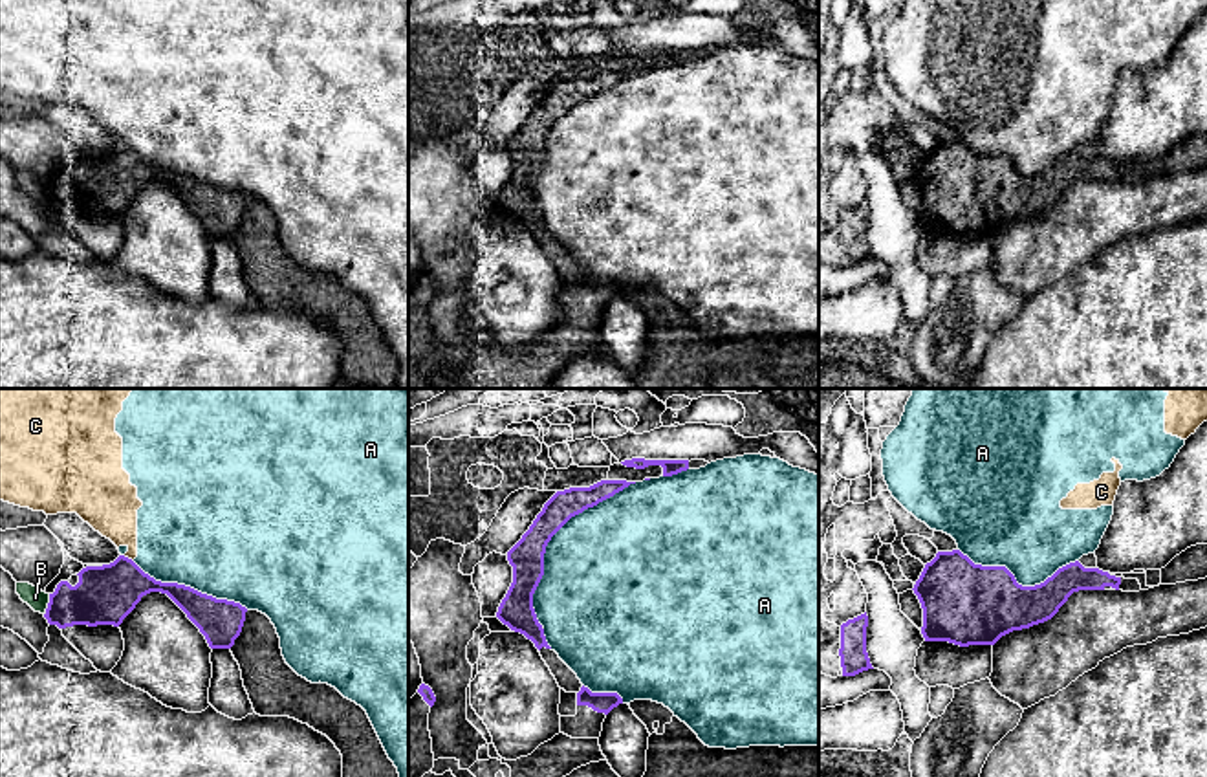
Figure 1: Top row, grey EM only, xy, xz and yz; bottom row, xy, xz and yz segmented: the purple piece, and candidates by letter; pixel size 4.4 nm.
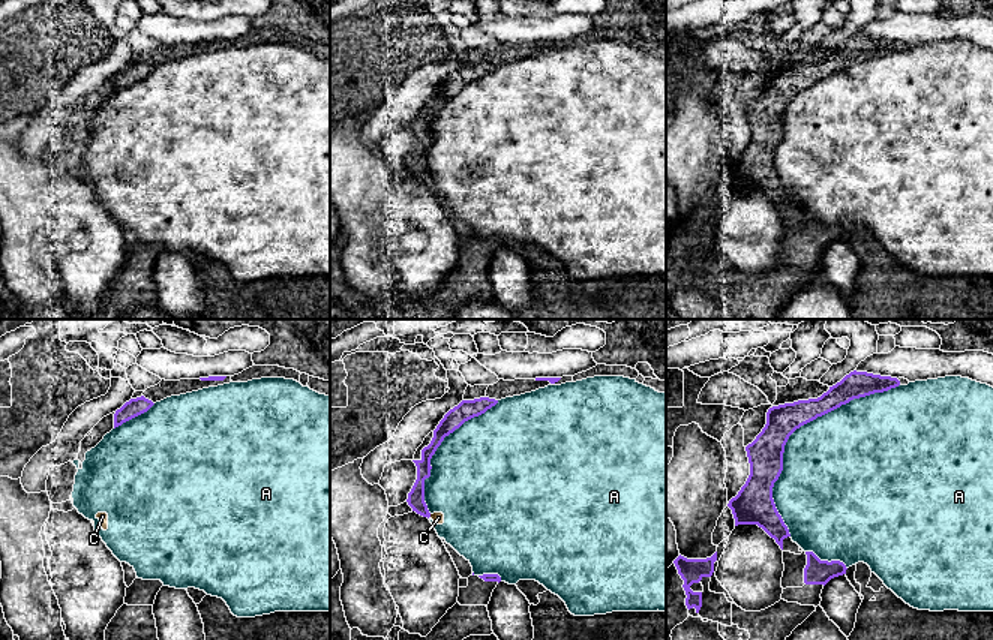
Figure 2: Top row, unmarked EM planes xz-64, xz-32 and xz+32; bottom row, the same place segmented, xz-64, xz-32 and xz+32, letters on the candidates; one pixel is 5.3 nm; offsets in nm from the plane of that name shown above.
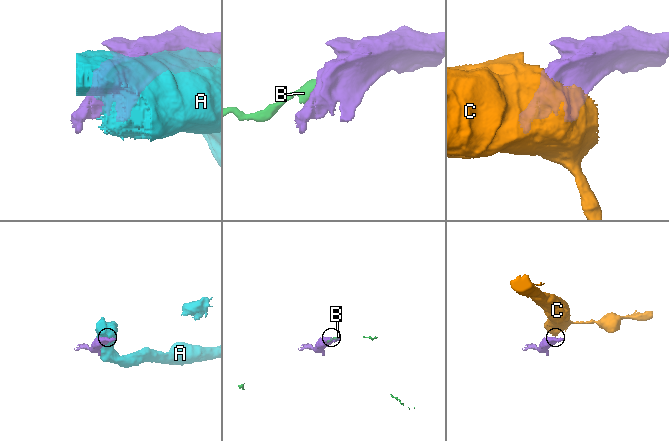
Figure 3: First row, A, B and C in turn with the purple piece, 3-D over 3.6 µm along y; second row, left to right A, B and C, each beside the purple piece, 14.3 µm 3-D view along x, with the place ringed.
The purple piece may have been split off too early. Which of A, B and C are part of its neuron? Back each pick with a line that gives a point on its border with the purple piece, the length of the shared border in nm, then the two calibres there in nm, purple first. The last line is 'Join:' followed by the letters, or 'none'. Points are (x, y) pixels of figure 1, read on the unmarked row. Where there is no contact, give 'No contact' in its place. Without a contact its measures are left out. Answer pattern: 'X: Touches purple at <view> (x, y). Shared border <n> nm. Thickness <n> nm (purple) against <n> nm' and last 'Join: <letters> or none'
Join: none

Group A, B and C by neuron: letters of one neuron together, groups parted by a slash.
A C / B

